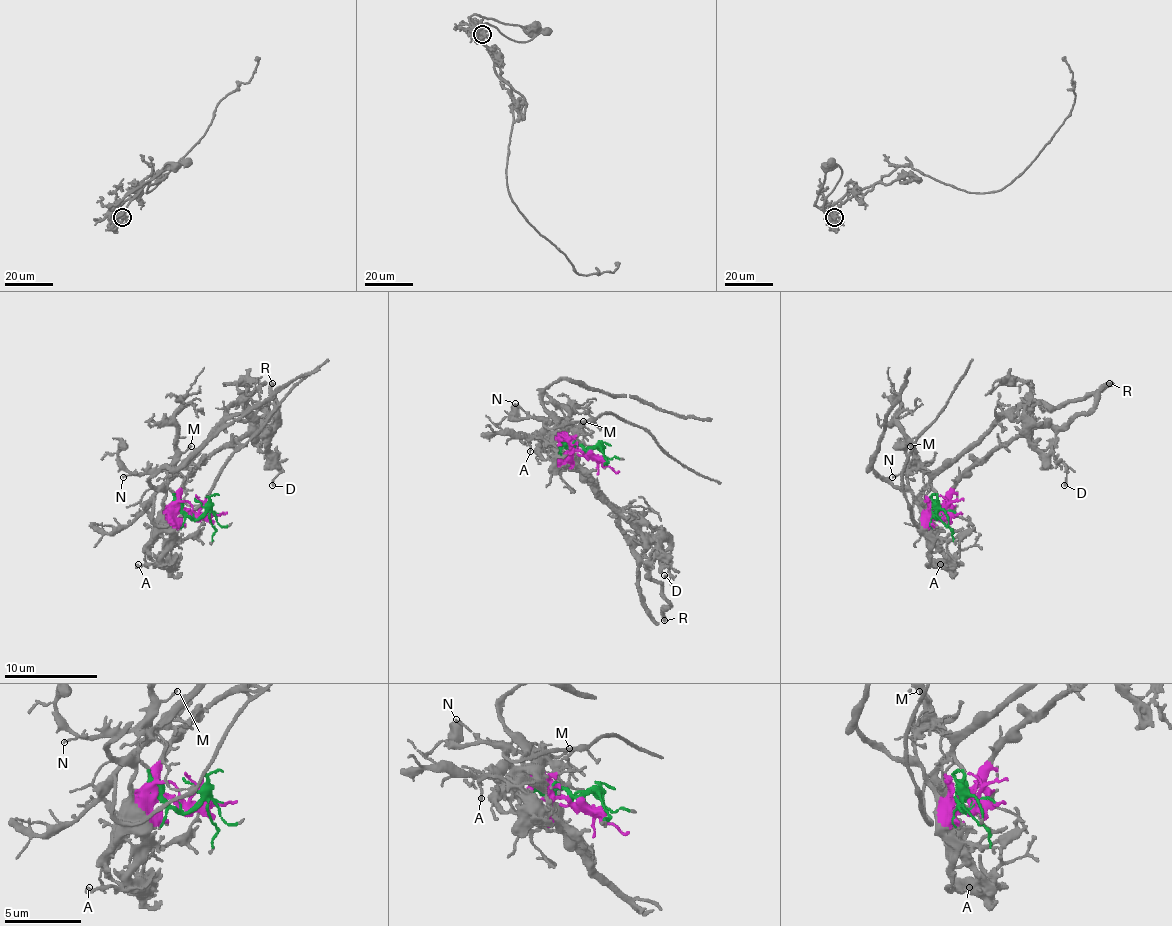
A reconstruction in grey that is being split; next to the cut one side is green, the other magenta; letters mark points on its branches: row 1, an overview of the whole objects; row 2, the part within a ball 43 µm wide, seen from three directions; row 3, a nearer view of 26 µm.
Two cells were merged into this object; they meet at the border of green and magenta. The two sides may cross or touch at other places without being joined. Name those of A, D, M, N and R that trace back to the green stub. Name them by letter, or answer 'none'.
M, N

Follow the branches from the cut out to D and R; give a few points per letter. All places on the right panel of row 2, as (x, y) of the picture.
D: (945, 515), (941, 506), (952, 487), (992, 450), (1019, 436), (1029, 436), (1063, 464), (1068, 473), (1063, 485)
R: (945, 515), (941, 506), (952, 487), (992, 450), (1036, 427), (1063, 427), (1091, 408), (1110, 383)

